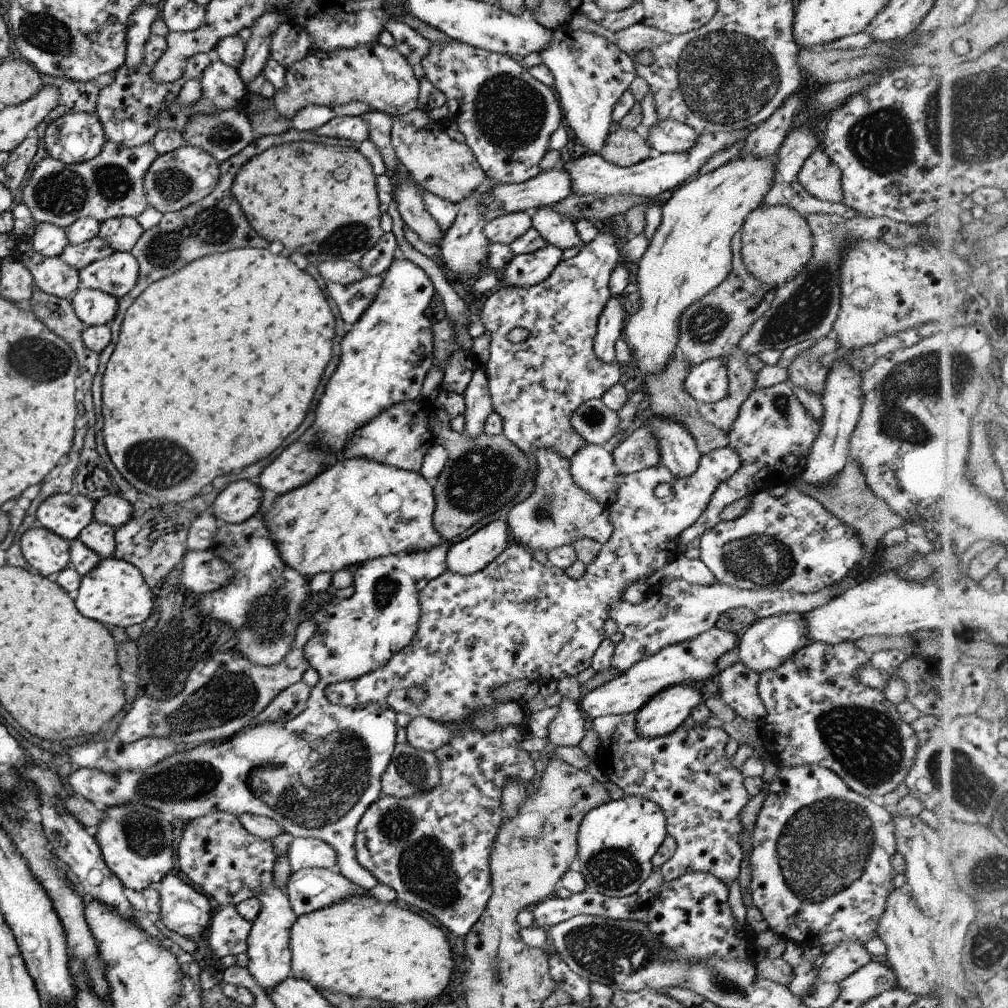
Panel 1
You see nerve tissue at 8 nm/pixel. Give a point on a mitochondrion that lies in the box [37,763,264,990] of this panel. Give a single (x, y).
(144, 835)

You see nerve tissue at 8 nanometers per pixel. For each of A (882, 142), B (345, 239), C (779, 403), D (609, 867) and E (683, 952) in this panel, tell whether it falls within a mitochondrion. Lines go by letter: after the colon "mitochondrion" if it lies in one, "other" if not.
A: mitochondrion
B: mitochondrion
C: mitochondrion
D: mitochondrion
E: mitochondrion

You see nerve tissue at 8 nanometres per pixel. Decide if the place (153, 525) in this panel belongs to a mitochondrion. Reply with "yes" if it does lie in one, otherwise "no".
no

